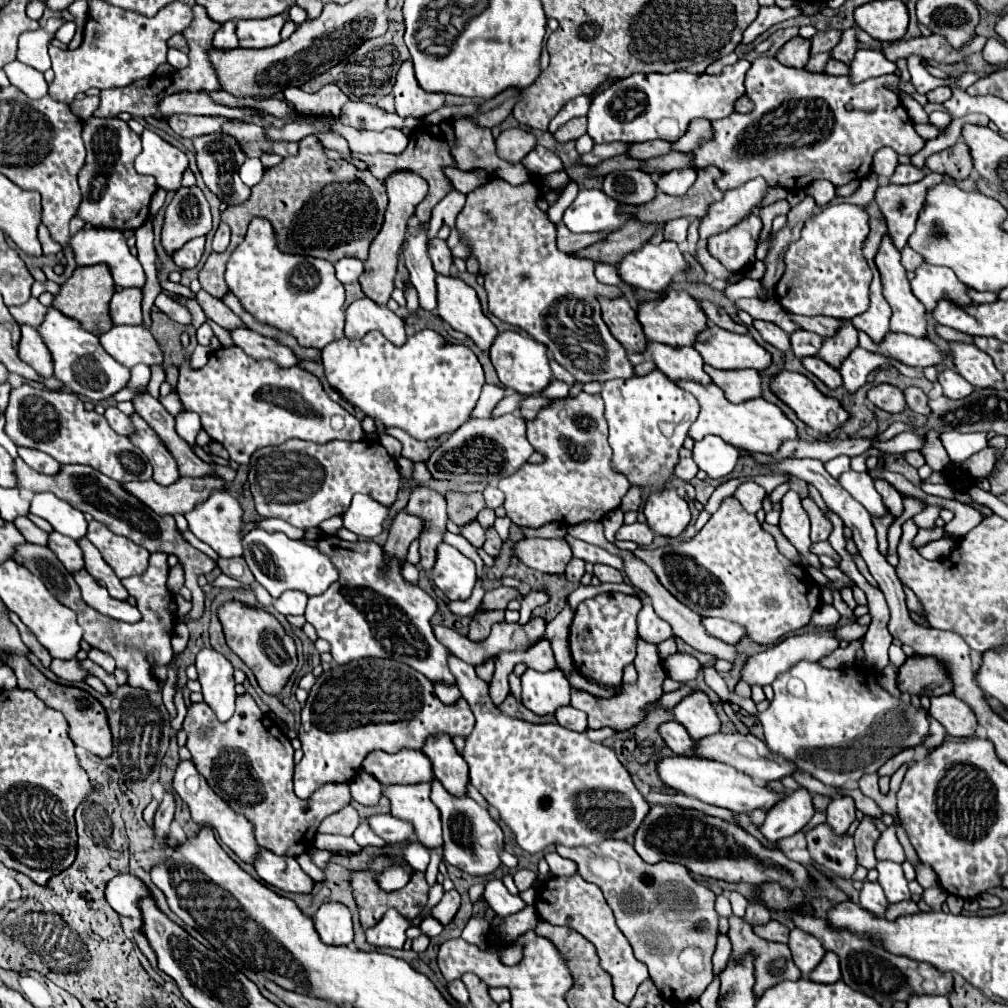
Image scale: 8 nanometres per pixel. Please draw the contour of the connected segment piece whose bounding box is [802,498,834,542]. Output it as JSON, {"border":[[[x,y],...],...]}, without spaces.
{"border":[[[804,498],[802,500],[802,508],[806,510],[806,514],[810,516],[810,540],[812,542],[820,542],[820,540],[828,540],[830,532],[832,532],[832,522],[820,512],[820,508],[816,506],[816,502],[812,498]]]}

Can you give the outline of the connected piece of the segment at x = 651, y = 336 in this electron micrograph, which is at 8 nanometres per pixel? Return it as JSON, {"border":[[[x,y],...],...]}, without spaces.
{"border":[[[668,290],[662,300],[648,300],[638,304],[638,320],[650,342],[662,342],[668,346],[692,346],[696,334],[708,326],[700,304],[688,292],[678,290]]]}

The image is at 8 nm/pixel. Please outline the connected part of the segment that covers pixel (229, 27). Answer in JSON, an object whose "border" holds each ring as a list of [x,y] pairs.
{"border":[[[224,22],[222,28],[214,34],[214,48],[218,50],[232,50],[238,48],[238,38],[234,32],[234,22]]]}

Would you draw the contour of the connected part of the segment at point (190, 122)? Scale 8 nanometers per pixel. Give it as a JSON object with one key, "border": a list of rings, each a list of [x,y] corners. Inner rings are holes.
{"border":[[[172,116],[170,118],[170,128],[182,136],[182,138],[196,138],[212,132],[220,132],[222,124],[232,122],[220,116]]]}

